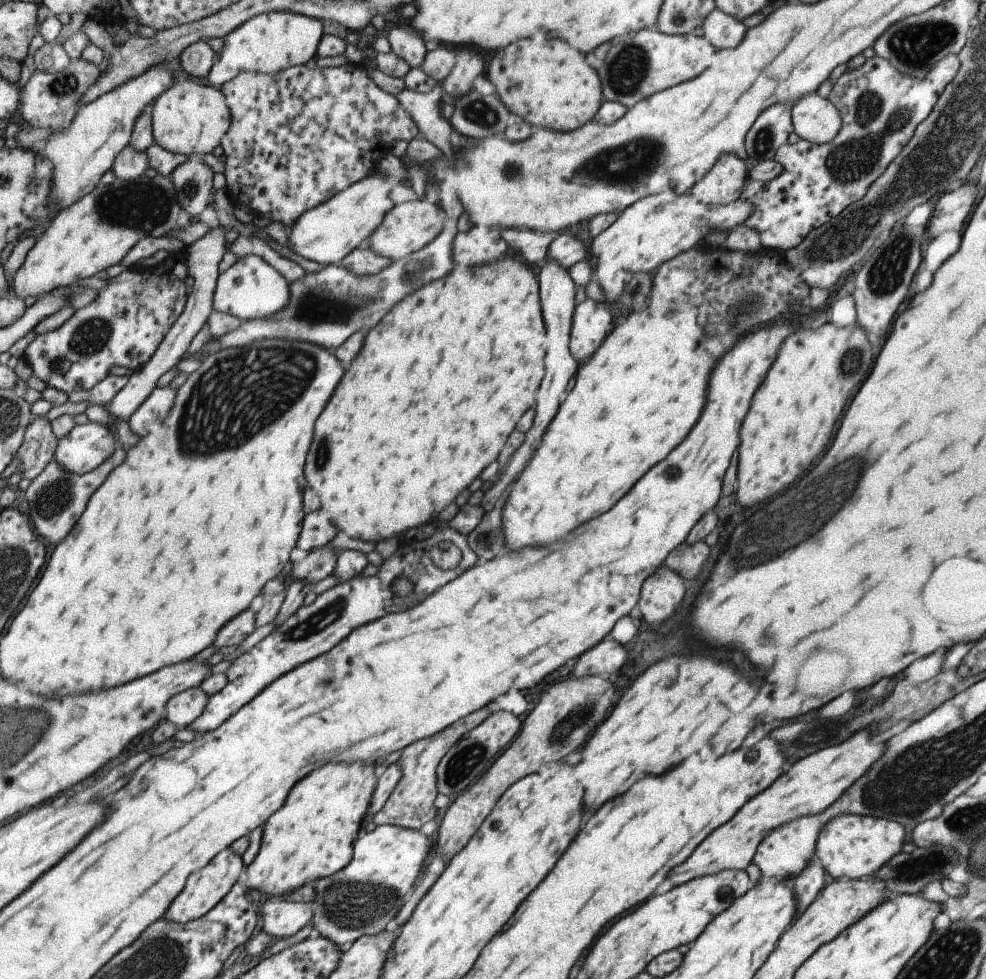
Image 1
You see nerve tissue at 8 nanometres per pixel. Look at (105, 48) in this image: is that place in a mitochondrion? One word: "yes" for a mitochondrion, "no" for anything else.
no

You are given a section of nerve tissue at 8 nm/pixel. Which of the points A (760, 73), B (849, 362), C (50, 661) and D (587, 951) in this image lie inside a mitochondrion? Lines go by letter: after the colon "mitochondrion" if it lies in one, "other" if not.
A: other
B: mitochondrion
C: other
D: other

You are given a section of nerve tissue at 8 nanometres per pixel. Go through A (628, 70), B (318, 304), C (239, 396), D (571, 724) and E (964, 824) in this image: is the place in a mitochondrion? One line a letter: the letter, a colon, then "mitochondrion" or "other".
A: mitochondrion
B: mitochondrion
C: mitochondrion
D: mitochondrion
E: mitochondrion

